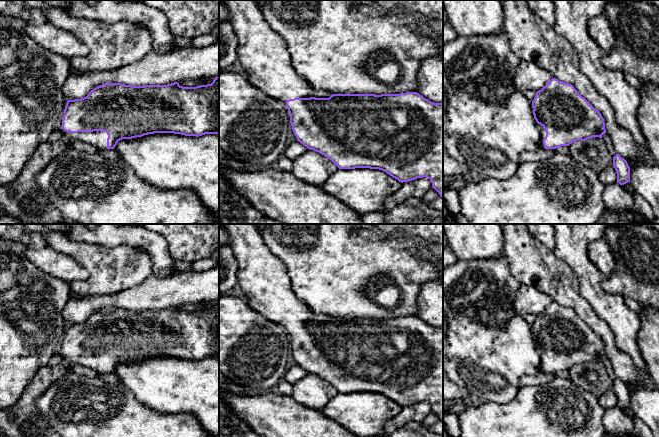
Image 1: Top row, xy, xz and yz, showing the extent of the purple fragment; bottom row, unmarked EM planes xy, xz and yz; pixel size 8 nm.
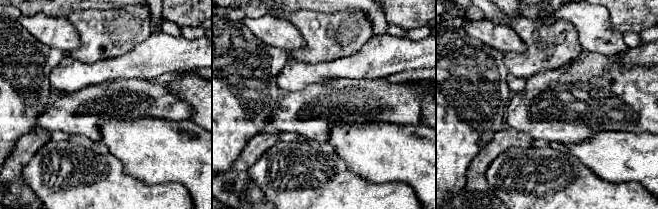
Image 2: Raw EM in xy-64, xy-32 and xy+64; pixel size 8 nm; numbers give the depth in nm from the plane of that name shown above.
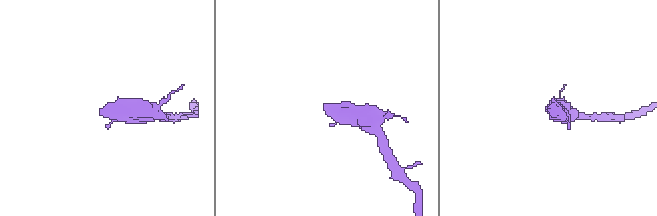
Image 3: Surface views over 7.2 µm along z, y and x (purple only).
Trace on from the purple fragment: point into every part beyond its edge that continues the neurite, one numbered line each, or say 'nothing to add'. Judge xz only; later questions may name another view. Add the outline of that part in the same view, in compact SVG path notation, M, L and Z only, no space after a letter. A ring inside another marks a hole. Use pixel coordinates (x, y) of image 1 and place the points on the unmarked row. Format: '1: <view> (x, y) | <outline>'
1: xz (262, 276) | M224 224L224 227L238 262L238 284L253 310L282 325L332 319L326 314L315 314L296 297L285 265L269 251L256 224Z

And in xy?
1: xy (98, 363) | M61 353L56 357L55 360L65 361L71 364L83 365L89 369L97 371L99 374L107 373L108 359L104 355L70 357Z

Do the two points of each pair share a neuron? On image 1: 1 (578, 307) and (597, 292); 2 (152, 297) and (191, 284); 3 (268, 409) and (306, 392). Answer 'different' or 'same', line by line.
1: different
2: same
3: different

